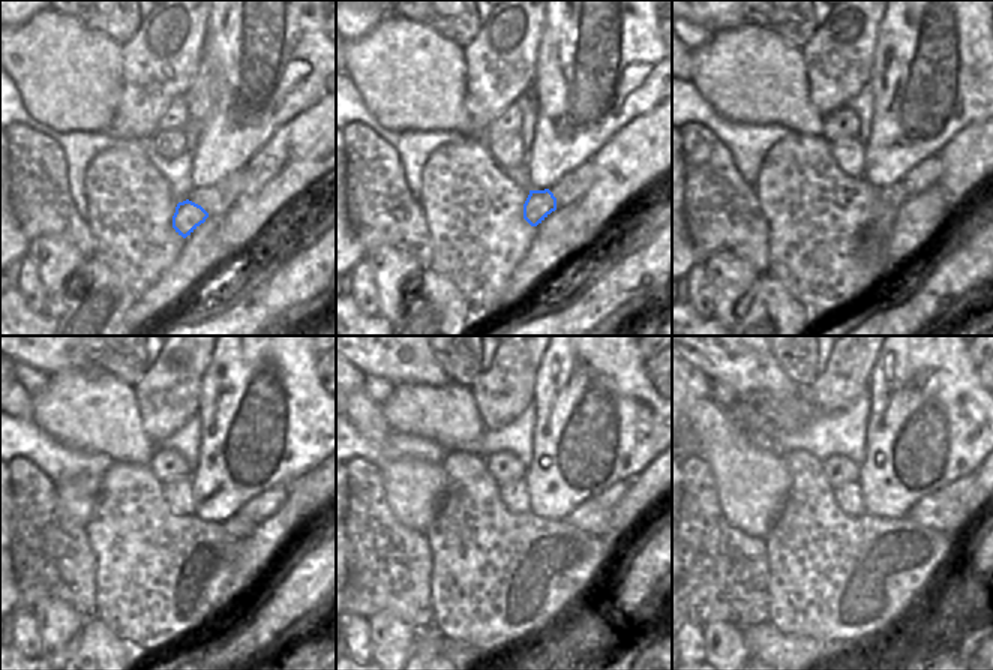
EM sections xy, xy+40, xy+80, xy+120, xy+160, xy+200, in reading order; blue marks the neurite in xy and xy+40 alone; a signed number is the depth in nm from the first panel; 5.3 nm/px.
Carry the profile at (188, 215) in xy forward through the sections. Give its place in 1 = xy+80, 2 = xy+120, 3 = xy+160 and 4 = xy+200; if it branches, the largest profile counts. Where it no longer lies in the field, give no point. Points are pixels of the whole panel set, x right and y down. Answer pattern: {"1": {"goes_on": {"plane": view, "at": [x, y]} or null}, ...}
{"1": {"goes_on": {"plane": "xy+80", "at": [896, 194]}}, "2": {"goes_on": {"plane": "xy+120", "at": [237, 526]}}, "3": {"goes_on": {"plane": "xy+160", "at": [591, 517]}}, "4": {"goes_on": {"plane": "xy+200", "at": [945, 514]}}}

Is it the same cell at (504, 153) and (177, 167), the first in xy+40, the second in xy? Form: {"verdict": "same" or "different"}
{"verdict": "different"}

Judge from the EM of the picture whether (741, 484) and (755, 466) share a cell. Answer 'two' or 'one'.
one

